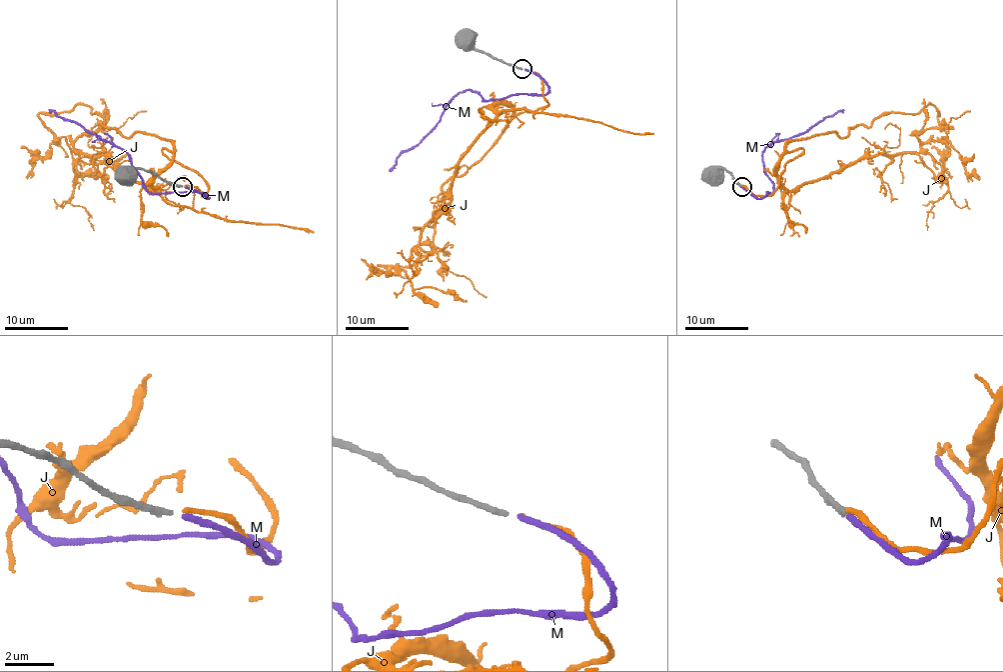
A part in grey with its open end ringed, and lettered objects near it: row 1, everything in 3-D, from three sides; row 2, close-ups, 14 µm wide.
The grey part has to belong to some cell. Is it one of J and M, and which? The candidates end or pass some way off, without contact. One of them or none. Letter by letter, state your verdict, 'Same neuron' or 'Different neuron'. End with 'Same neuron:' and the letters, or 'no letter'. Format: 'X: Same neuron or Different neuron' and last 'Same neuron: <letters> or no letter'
J: Different neuron
M: Same neuron
Same neuron: M

